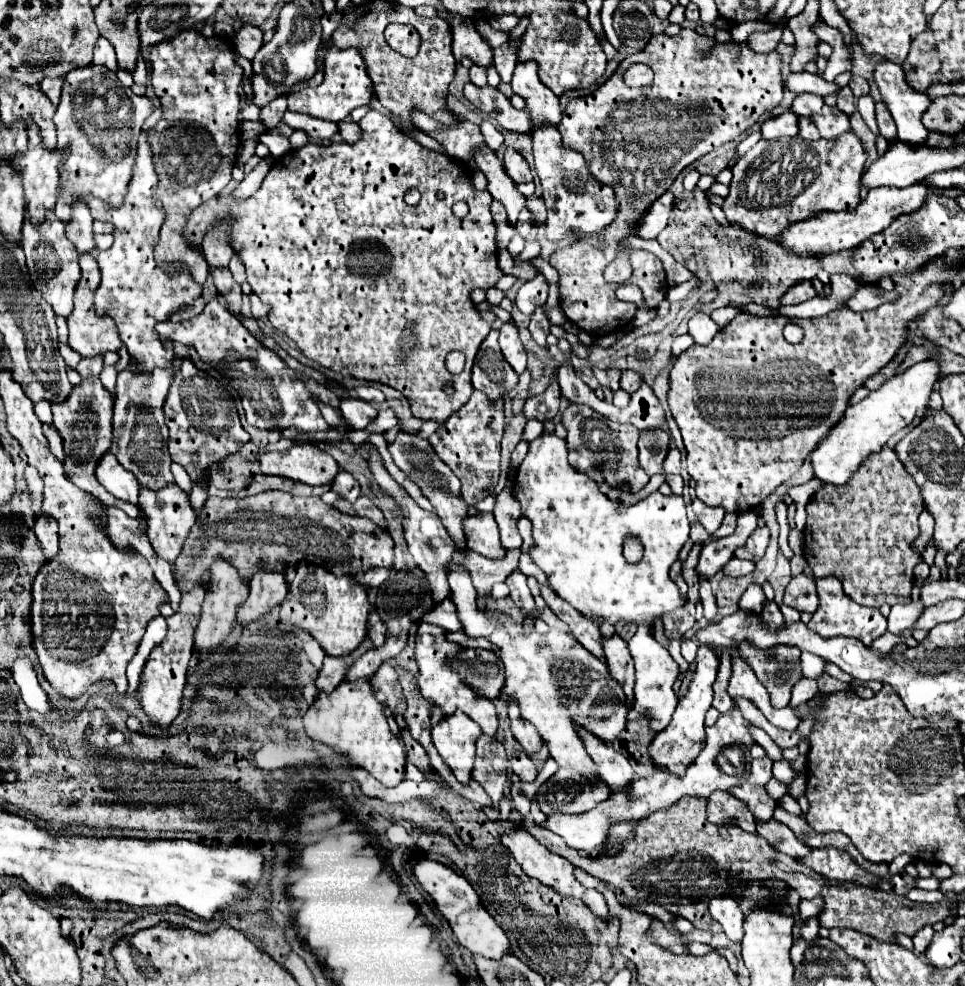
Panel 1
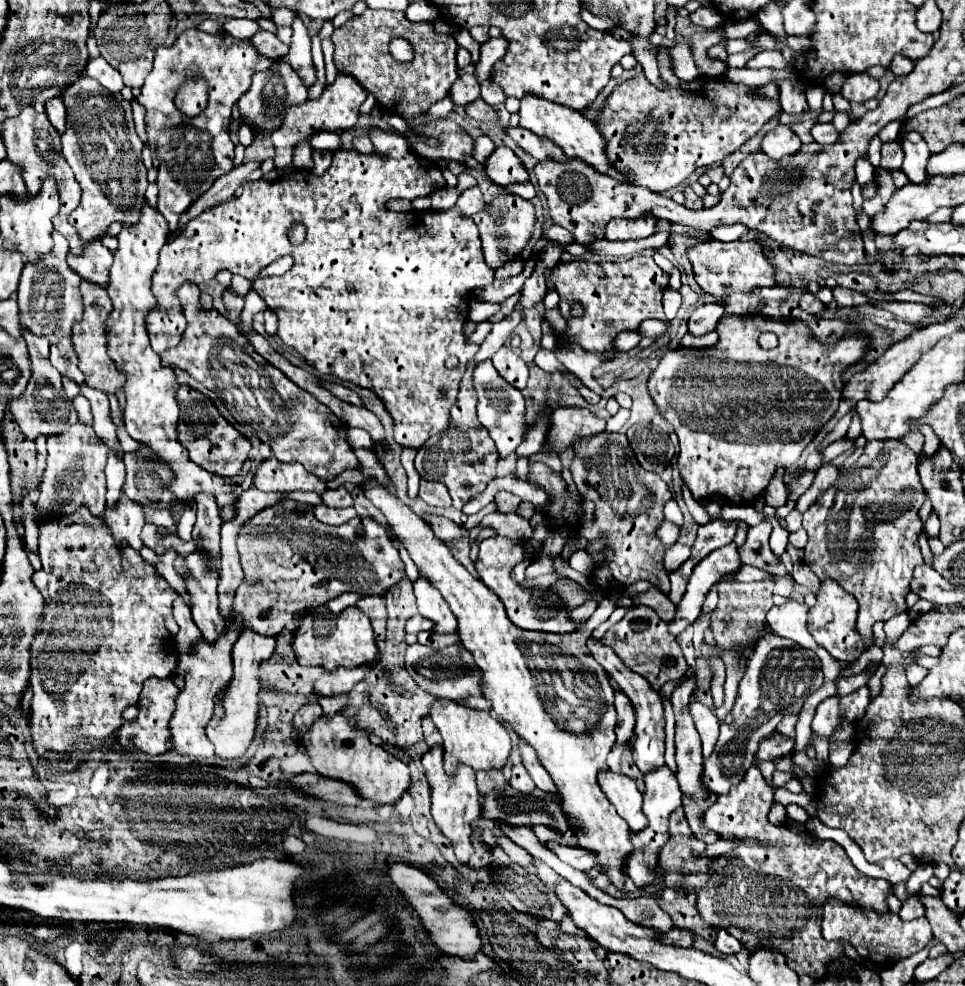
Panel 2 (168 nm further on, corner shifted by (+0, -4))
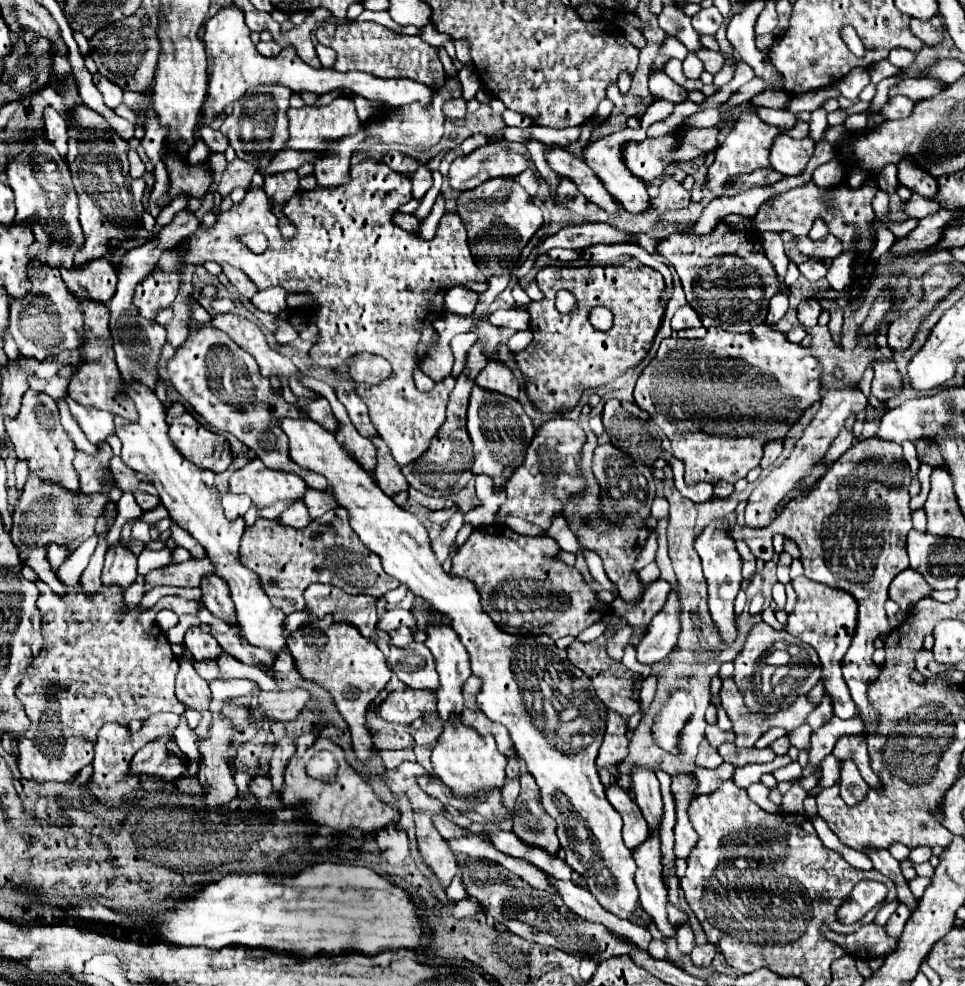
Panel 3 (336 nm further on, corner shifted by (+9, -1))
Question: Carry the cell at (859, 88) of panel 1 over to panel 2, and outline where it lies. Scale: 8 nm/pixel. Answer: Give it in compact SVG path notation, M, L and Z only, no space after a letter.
M849 74L841 94L849 102L865 102L869 98L875 98L879 92L879 82L875 78L869 78L867 74Z

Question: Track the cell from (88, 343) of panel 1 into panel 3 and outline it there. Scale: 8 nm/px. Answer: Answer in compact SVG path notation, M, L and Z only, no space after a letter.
M82 301L80 309L84 313L84 343L82 343L82 349L86 351L88 361L74 371L70 387L68 387L68 395L84 407L110 411L110 413L120 415L120 417L134 423L136 421L136 407L124 395L124 391L120 391L122 379L120 379L120 371L114 363L112 335L110 335L110 327L108 327L108 319L110 319L108 307L104 303L96 303L96 301Z

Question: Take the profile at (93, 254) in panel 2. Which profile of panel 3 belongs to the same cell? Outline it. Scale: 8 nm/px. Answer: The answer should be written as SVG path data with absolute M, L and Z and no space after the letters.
M106 259L86 263L82 269L60 269L70 293L80 299L108 303L116 293L116 269Z

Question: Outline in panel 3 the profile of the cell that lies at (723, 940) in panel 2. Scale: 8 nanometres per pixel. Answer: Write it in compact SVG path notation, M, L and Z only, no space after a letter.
M704 943L704 945L696 945L690 959L694 967L710 967L714 955L718 953L716 947L712 947L712 943Z

